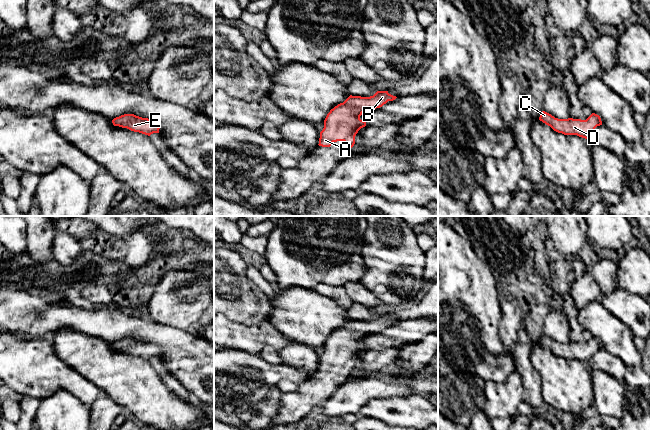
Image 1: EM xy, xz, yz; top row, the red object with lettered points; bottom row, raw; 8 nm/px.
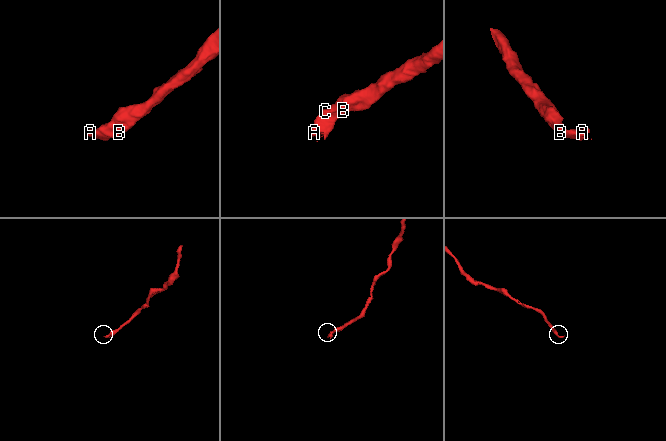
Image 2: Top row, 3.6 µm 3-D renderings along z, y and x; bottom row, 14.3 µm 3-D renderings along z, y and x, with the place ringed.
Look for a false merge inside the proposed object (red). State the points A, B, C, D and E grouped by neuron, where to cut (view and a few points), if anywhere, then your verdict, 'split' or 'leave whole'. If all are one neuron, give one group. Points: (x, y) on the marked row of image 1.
A B C D E; no cut; leave whole

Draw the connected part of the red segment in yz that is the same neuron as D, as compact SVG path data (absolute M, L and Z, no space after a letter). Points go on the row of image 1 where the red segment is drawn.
M542 111L539 120L550 126L554 131L564 135L577 135L588 139L597 126L602 125L599 115L592 113L586 120L581 119L558 119L551 114Z

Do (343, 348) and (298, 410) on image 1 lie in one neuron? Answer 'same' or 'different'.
same

